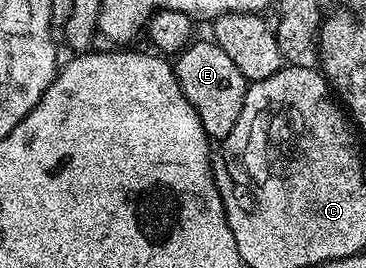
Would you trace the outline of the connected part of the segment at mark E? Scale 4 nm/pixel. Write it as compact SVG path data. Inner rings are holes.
M208 38L200 39L190 43L176 56L175 70L179 85L183 89L183 97L187 97L195 113L199 113L203 129L210 140L220 141L229 136L231 129L235 129L235 121L239 121L239 113L243 113L247 80L217 43Z

